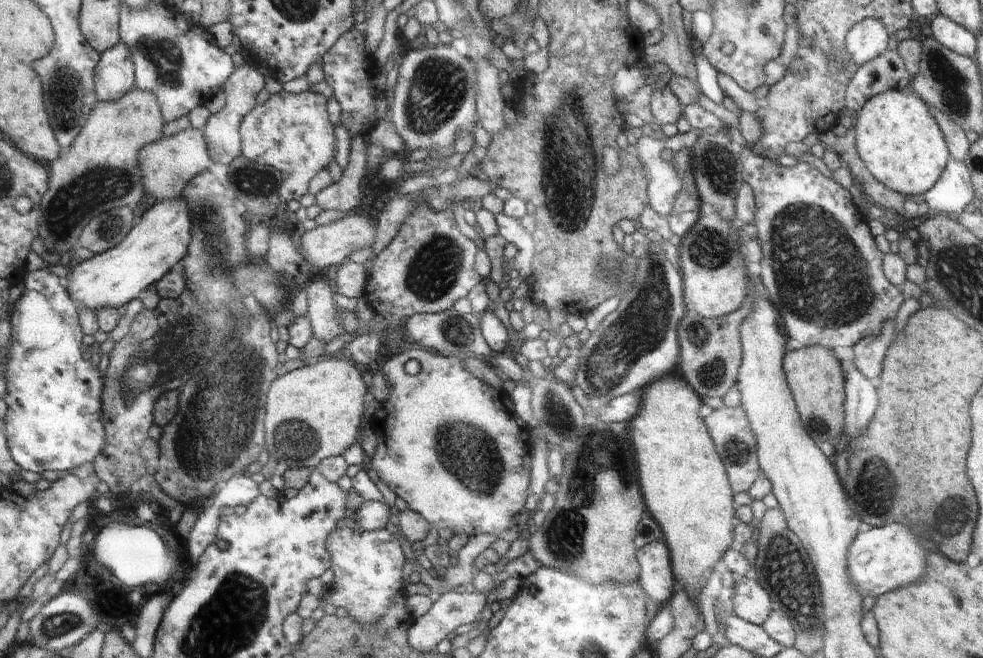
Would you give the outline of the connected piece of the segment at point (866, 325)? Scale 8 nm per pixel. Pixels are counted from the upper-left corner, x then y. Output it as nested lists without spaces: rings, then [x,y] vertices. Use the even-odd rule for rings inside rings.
[[[750,147],[740,148],[739,157],[745,171],[745,182],[753,190],[755,200],[755,226],[763,260],[756,267],[770,298],[782,306],[786,330],[791,338],[802,344],[820,344],[833,350],[837,346],[854,346],[856,338],[878,336],[886,320],[894,320],[902,306],[902,294],[882,274],[882,252],[876,248],[874,236],[858,208],[852,202],[848,188],[820,174],[807,159],[785,167],[766,155],[755,153]]]

